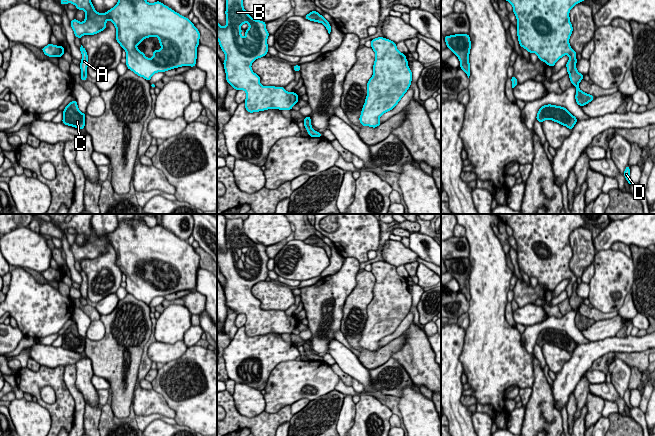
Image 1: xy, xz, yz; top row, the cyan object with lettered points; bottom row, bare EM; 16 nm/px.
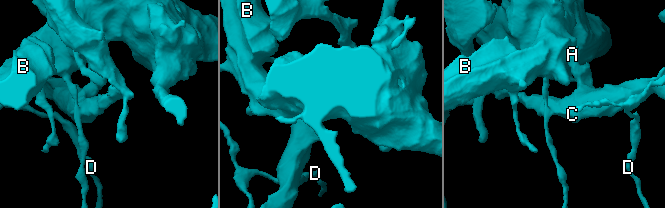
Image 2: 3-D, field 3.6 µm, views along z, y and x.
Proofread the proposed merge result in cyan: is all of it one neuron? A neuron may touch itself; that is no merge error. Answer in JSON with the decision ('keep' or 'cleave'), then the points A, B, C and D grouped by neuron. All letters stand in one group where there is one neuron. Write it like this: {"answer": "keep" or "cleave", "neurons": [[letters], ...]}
{"answer": "cleave", "neurons": [["A", "B", "D"], ["C"]]}

